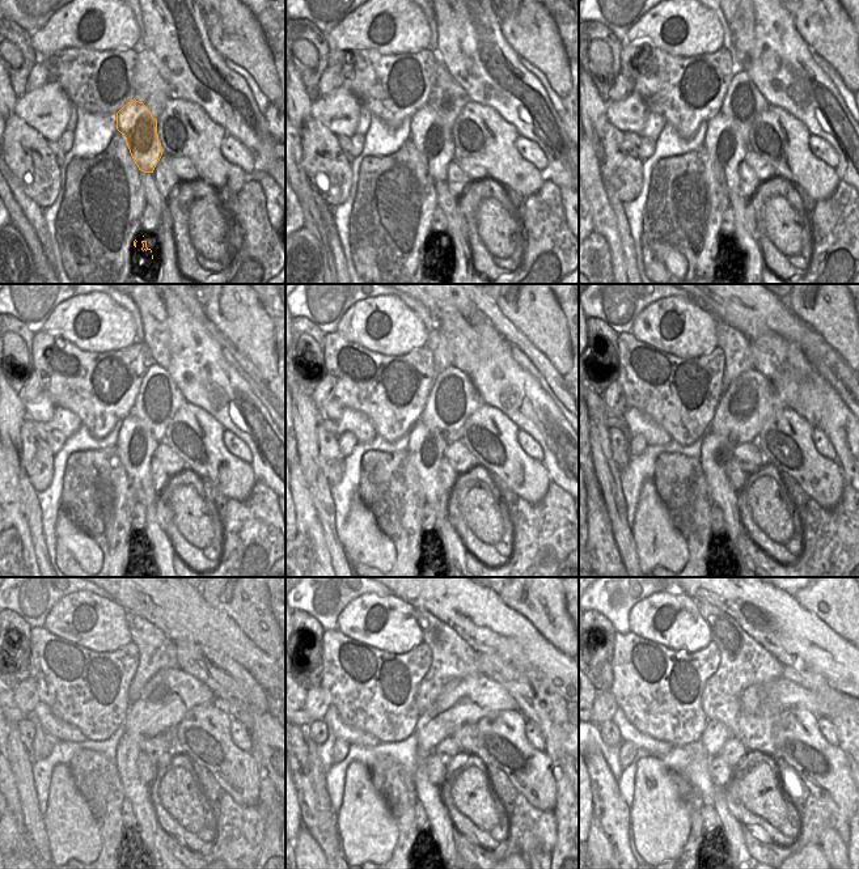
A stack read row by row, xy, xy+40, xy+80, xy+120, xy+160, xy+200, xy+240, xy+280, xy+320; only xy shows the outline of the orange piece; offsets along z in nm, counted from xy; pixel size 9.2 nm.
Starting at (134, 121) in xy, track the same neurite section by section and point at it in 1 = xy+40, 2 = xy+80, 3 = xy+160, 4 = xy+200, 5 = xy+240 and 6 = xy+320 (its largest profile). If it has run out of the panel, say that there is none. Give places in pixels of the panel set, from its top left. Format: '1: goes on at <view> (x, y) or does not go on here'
1: goes on at xy+40 (432, 139)
2: goes on at xy+80 (726, 149)
3: goes on at xy+160 (426, 446)
4: goes on at xy+200 (716, 452)
5: goes on at xy+240 (128, 749)
6: goes on at xy+320 (732, 830)

